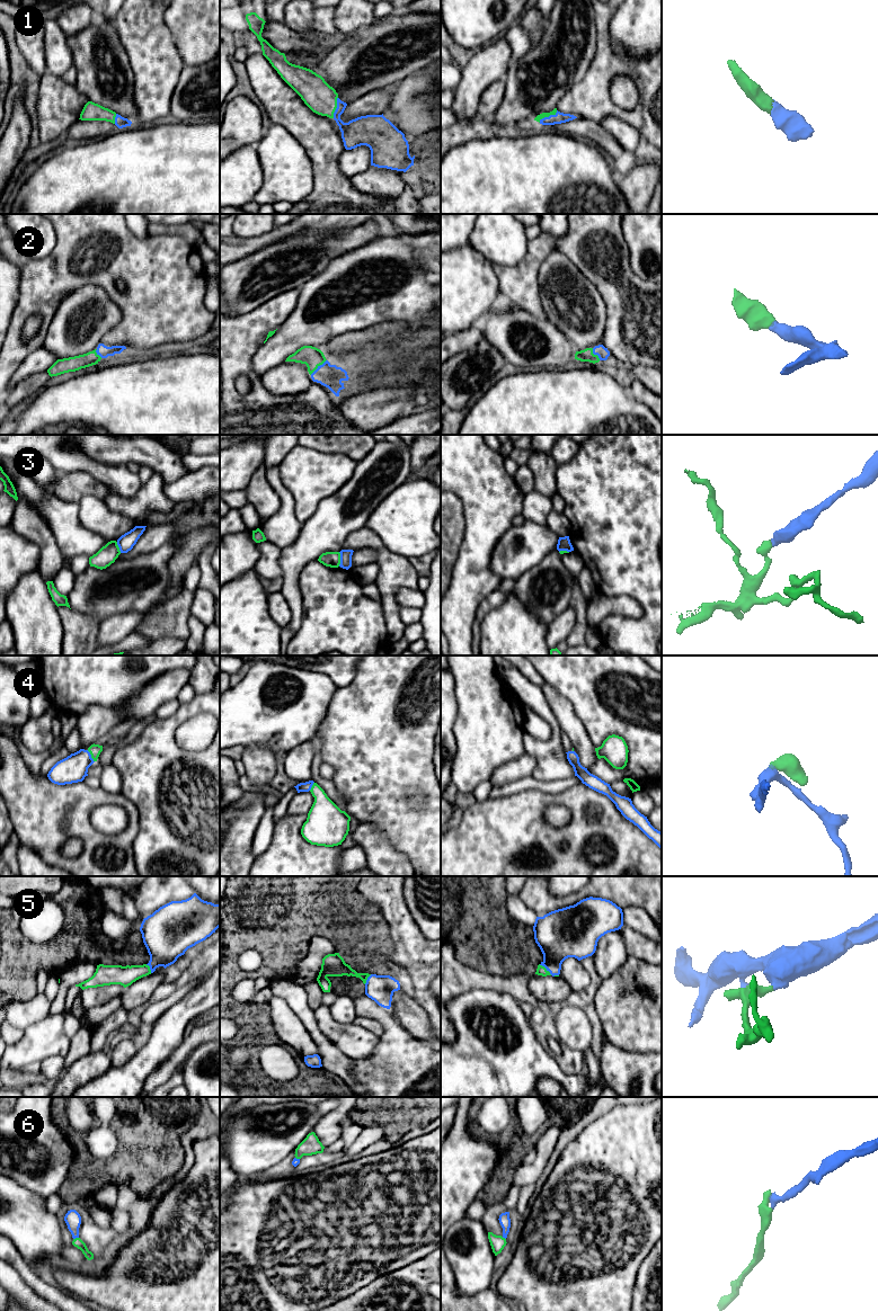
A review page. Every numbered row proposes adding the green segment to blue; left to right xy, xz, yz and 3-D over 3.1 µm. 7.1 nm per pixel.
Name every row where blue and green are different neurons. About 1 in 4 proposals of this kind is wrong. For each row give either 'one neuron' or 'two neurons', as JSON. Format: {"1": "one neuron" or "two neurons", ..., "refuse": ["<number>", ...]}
{"1": "one neuron", "2": "one neuron", "3": "one neuron", "4": "one neuron", "5": "one neuron", "6": "one neuron", "refuse": []}

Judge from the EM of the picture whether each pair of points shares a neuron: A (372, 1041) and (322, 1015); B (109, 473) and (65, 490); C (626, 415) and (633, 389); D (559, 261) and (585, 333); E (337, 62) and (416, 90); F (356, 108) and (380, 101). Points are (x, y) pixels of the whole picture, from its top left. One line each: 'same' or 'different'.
A: same
B: different
C: different
D: same
E: different
F: same

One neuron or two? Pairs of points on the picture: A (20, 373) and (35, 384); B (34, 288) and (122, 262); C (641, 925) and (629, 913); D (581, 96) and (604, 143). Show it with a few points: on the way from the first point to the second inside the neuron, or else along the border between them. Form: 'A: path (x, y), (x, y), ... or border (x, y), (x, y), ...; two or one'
A: border (46, 371), (29, 374), (11, 388); two
B: path (55, 279), (89, 281), (100, 274); one
C: path (638, 921), (632, 916); one
D: border (577, 116), (600, 123); two

